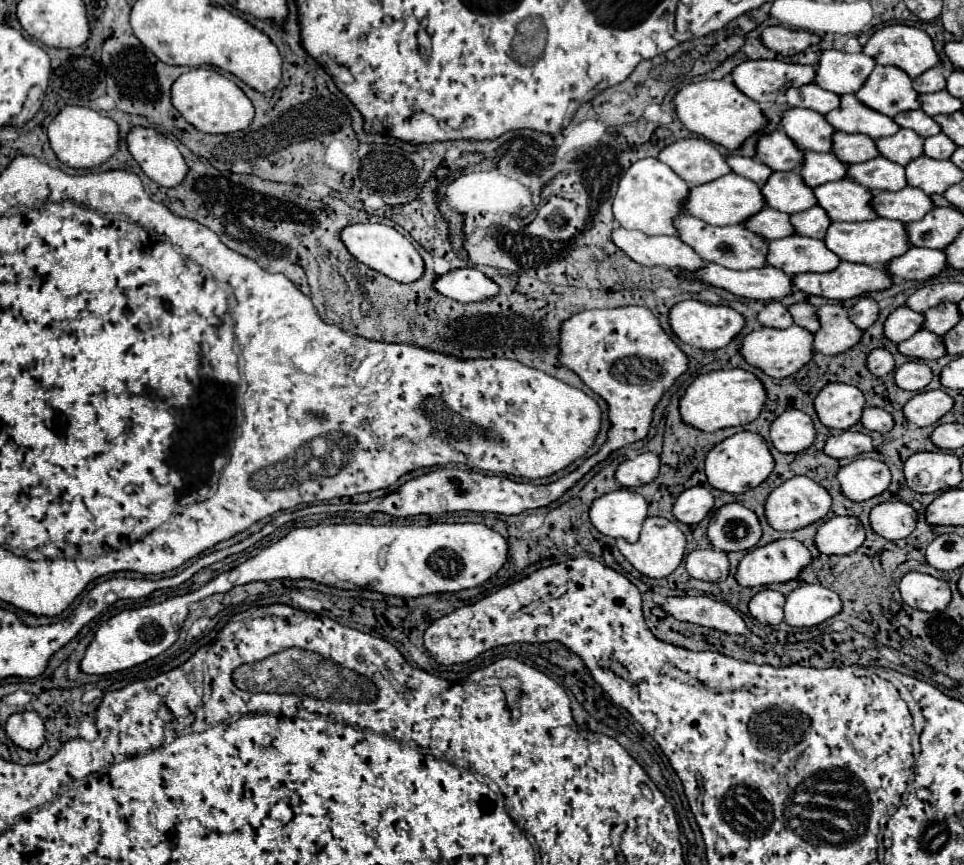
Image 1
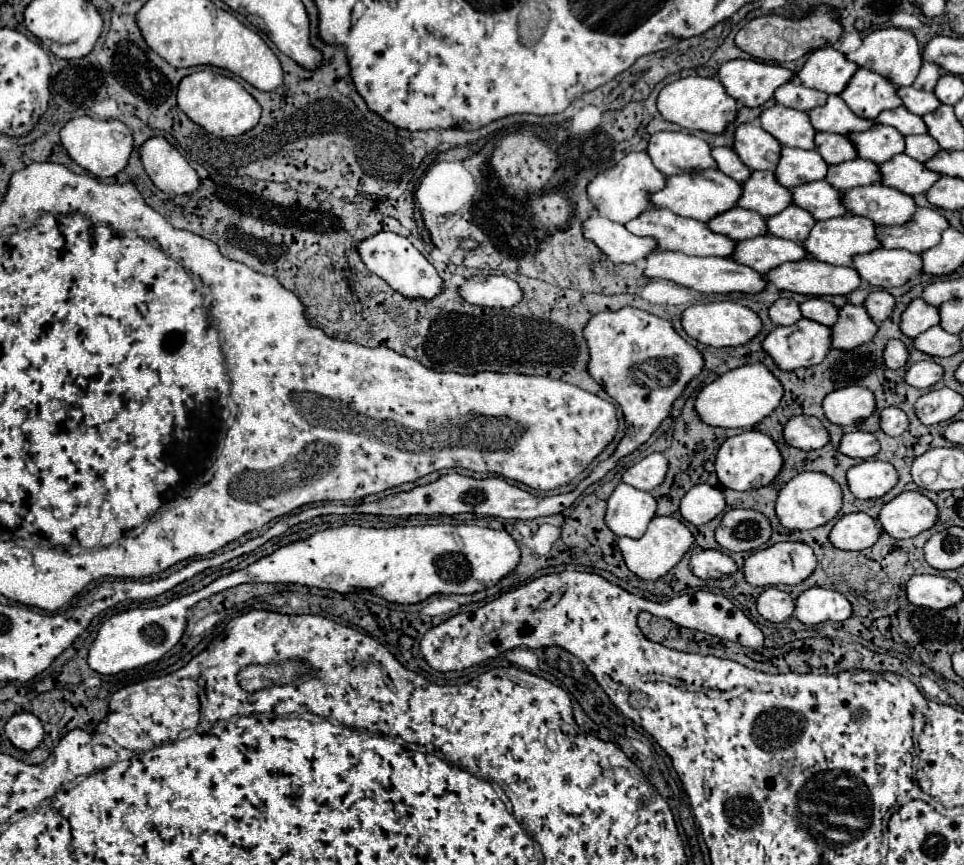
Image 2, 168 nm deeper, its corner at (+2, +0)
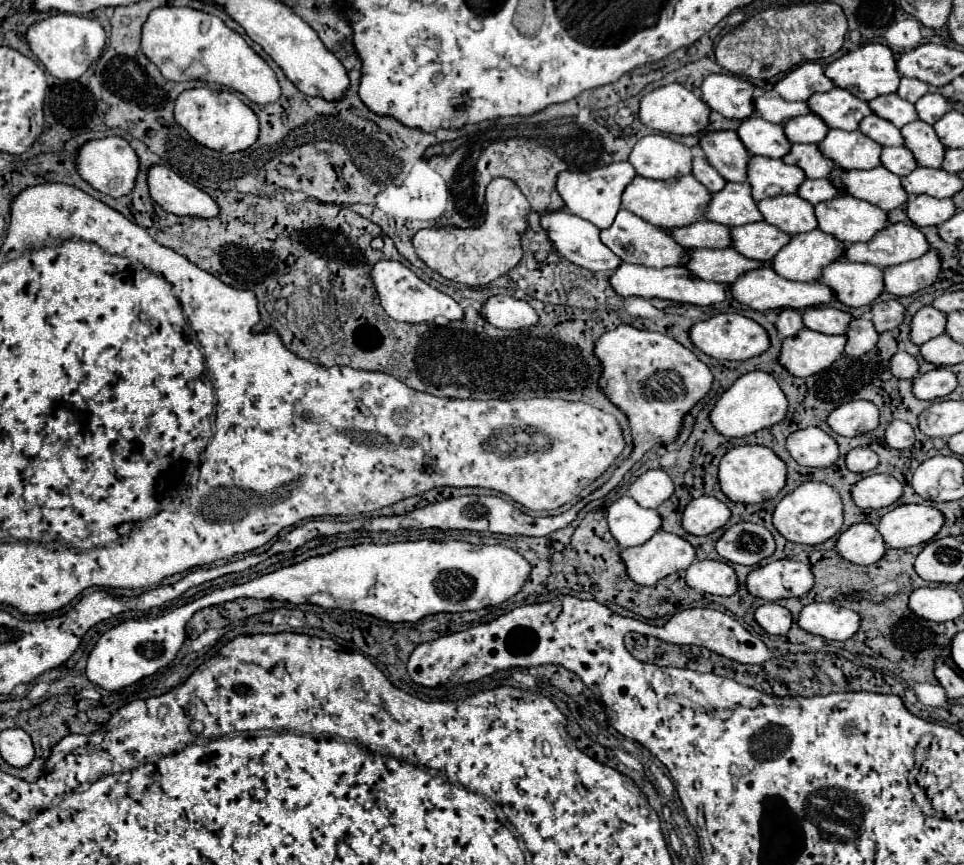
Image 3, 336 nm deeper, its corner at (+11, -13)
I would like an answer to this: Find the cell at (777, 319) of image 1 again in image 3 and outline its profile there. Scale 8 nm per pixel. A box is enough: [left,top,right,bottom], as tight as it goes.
[775,309,805,337]

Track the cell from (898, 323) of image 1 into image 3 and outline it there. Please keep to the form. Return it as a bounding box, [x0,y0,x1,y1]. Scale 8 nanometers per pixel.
[911,305,947,345]

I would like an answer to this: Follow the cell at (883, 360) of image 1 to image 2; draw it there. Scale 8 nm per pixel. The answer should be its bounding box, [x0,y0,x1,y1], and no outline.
[884,340,908,370]

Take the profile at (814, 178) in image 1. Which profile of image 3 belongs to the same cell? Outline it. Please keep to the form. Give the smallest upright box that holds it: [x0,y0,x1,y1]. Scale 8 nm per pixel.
[747,155,805,201]

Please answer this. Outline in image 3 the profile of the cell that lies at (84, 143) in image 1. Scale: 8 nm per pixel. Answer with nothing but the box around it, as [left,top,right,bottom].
[77,137,139,197]

